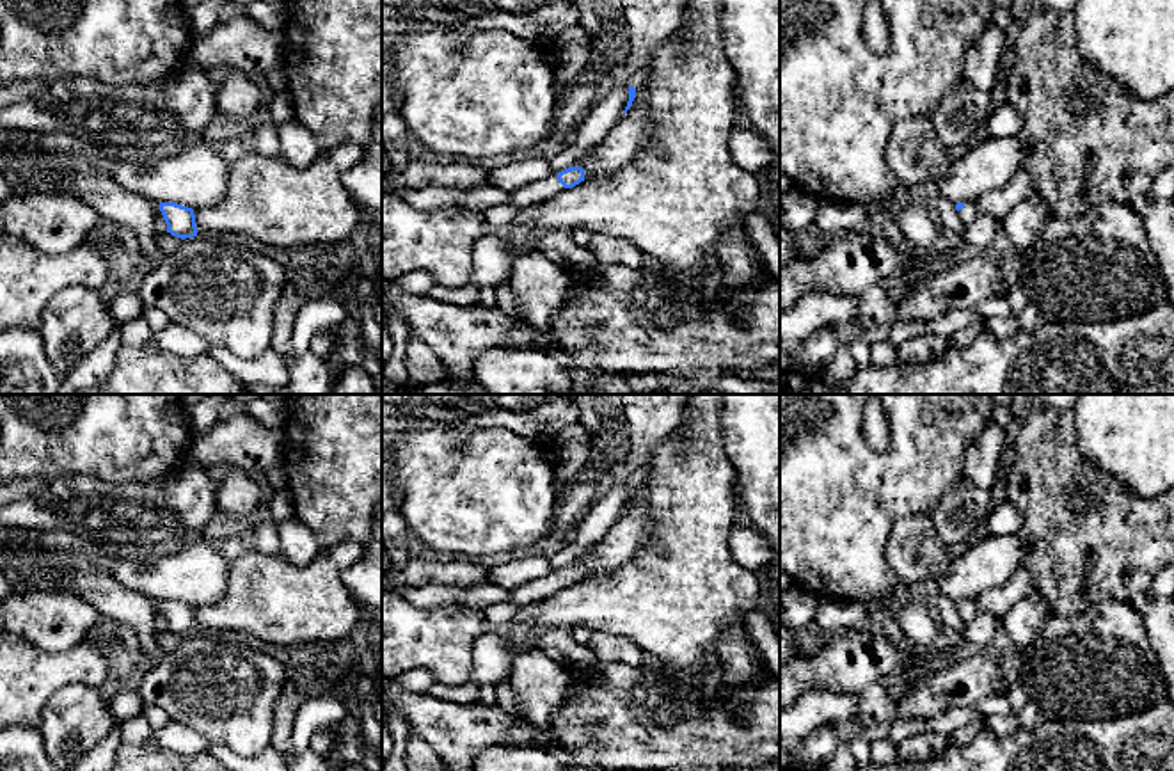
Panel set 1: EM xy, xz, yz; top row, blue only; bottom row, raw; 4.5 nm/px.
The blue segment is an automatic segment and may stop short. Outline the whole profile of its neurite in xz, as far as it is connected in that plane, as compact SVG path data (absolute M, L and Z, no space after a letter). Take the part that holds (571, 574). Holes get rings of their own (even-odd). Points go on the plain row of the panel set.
M568 565L561 570L552 570L547 577L524 584L512 592L508 602L519 608L528 606L531 602L540 602L556 595L565 586L572 586L584 579L583 565Z

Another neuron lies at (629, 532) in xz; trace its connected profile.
M646 471L638 473L631 483L636 487L632 505L622 512L599 542L588 545L572 563L584 567L584 579L607 574L629 561L650 533L652 519Z

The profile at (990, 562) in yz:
M1018 535L993 537L968 545L956 560L948 561L938 576L940 595L950 600L977 599L989 588L1005 583L1021 565Z

